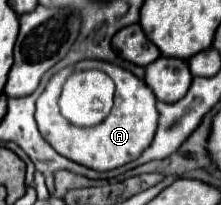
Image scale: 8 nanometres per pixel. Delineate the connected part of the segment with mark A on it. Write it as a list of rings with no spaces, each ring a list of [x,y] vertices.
[[[99,59],[79,61],[73,65],[73,71],[83,71],[83,69],[91,69],[91,67],[107,73],[115,83],[115,107],[103,123],[99,123],[95,127],[75,127],[59,113],[57,101],[59,101],[61,85],[63,85],[61,71],[51,77],[45,91],[37,99],[35,119],[37,119],[41,135],[51,143],[51,147],[59,155],[63,155],[79,165],[85,165],[89,169],[95,169],[95,171],[111,171],[129,161],[135,161],[141,155],[141,151],[145,151],[145,147],[151,143],[155,129],[157,129],[157,119],[159,119],[159,113],[155,109],[157,99],[151,93],[151,89],[145,85],[145,81],[141,81],[131,71],[127,71],[115,63],[109,63],[109,61],[99,61]]]

